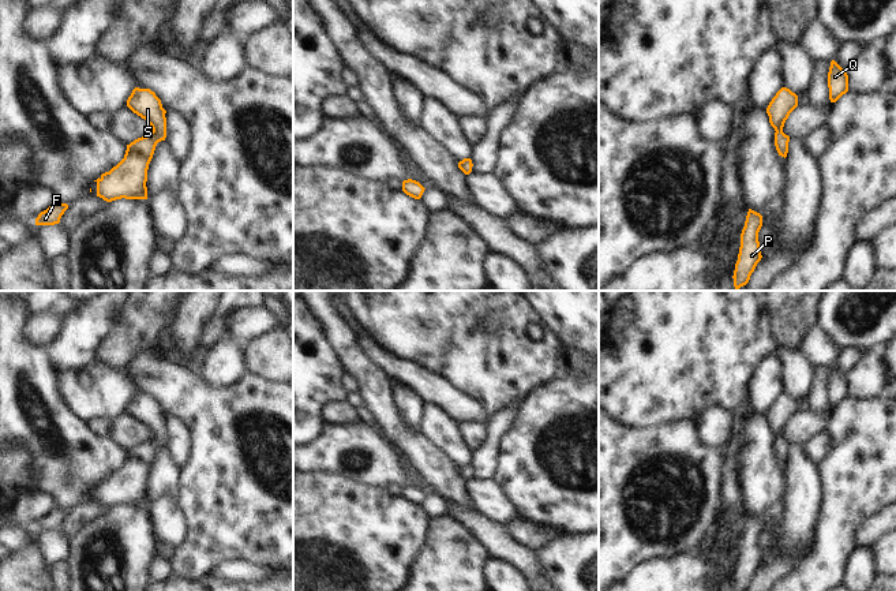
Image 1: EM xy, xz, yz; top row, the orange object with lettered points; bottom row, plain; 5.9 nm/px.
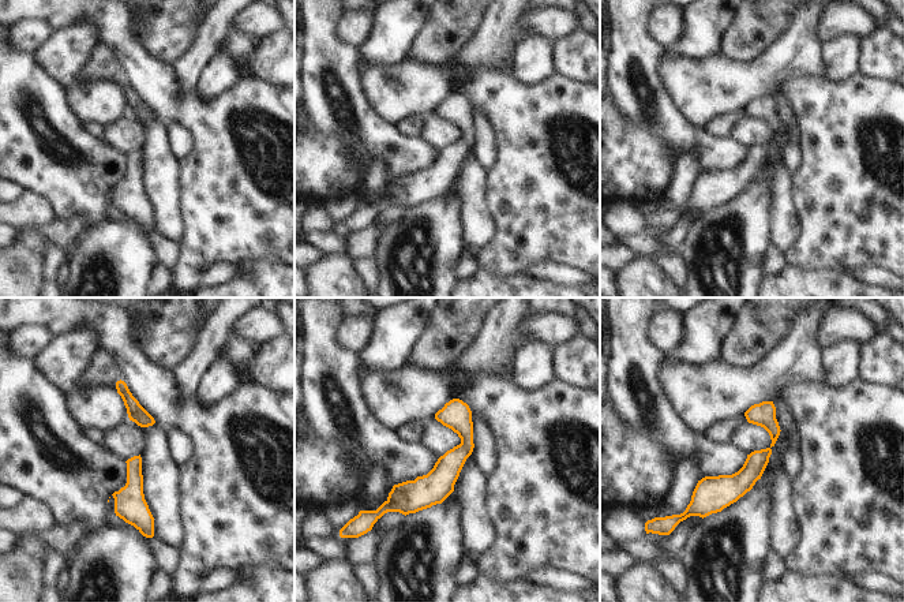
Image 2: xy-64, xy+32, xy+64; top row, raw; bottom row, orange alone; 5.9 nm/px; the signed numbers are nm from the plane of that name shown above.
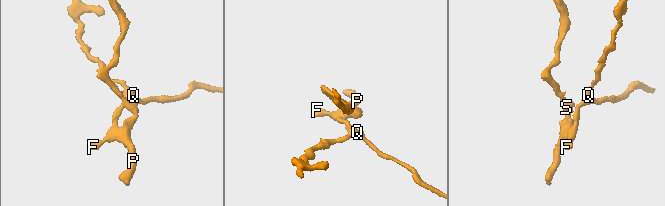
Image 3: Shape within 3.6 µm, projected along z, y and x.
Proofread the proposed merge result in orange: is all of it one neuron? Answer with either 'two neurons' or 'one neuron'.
one neuron

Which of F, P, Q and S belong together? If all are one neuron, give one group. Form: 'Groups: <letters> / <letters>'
Groups: F P Q S.

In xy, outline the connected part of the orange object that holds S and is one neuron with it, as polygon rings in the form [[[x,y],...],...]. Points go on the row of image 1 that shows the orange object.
[[[135,87],[127,106],[145,119],[153,131],[127,145],[124,158],[97,180],[97,197],[106,202],[116,199],[147,199],[147,169],[158,142],[166,138],[166,111],[150,89]]]

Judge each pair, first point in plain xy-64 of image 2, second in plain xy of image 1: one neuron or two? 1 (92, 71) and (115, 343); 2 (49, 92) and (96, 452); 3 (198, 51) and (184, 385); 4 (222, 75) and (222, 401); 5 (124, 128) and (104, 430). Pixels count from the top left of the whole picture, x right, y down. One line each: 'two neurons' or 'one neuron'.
1: one neuron
2: one neuron
3: two neurons
4: two neurons
5: two neurons

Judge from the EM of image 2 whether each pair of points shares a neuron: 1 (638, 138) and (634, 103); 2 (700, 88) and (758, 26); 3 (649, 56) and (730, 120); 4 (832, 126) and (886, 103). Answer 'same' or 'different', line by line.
1: different
2: different
3: different
4: same

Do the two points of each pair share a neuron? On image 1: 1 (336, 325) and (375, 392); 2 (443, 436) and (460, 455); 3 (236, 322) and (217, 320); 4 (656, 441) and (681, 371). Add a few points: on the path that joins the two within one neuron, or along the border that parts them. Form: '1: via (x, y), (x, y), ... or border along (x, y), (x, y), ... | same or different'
1: via (344, 341), (355, 362), (367, 376) | same
2: via (448, 440), (457, 451) | same
3: border along (254, 306), (235, 309), (225, 320), (225, 330) | different
4: border along (693, 421), (673, 421), (645, 429), (629, 425) | different

